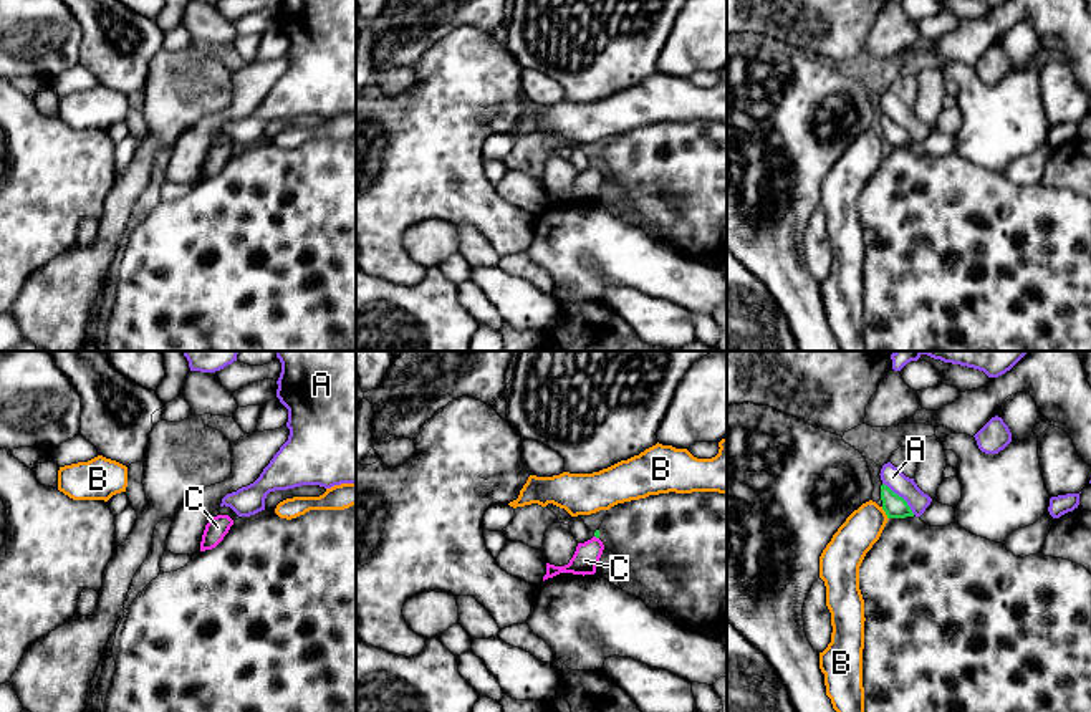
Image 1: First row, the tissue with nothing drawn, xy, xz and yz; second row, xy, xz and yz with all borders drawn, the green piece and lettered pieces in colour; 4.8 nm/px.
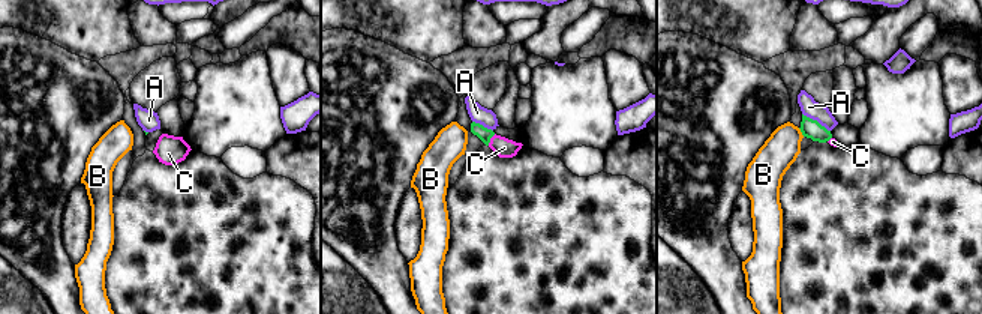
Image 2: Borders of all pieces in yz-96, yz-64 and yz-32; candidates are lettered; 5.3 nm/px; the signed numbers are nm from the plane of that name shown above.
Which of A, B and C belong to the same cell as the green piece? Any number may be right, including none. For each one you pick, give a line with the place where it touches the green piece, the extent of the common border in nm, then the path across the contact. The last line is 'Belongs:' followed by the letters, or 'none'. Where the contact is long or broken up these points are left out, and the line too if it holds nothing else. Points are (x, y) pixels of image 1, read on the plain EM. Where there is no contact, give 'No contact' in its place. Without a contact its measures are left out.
C: Touches green at xz (596, 166). Shared border 30 nm. Path across: xz (596, 163), (596, 166), (595, 176), (585, 189)
Belongs: C

